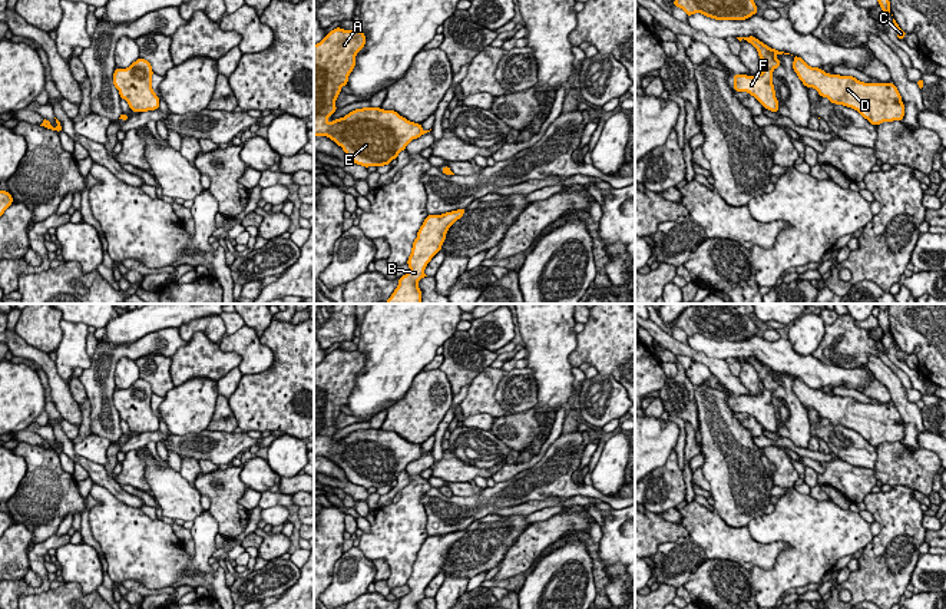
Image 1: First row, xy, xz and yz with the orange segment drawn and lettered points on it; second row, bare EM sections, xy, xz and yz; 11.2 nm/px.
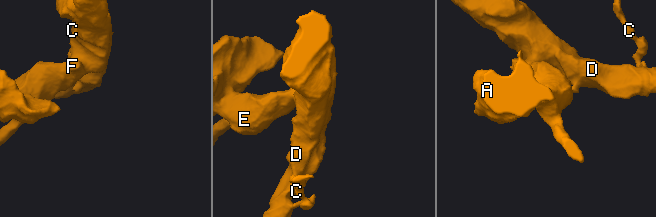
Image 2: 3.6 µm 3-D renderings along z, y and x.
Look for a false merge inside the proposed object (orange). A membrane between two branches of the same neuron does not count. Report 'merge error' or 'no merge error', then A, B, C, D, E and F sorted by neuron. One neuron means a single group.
no merge error | A B C D E F

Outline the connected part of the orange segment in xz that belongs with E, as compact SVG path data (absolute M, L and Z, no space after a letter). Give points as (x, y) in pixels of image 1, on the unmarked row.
M341 348L314 365L314 457L334 461L353 484L378 489L391 484L413 460L430 451L381 428L355 430L328 441L337 431L335 420L347 407L355 377L364 365L363 353Z

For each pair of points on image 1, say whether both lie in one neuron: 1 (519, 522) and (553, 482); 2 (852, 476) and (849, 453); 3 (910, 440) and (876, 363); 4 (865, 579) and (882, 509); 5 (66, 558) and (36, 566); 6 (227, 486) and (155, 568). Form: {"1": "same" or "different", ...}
{"1": "different", "2": "different", "3": "same", "4": "same", "5": "different", "6": "different"}

